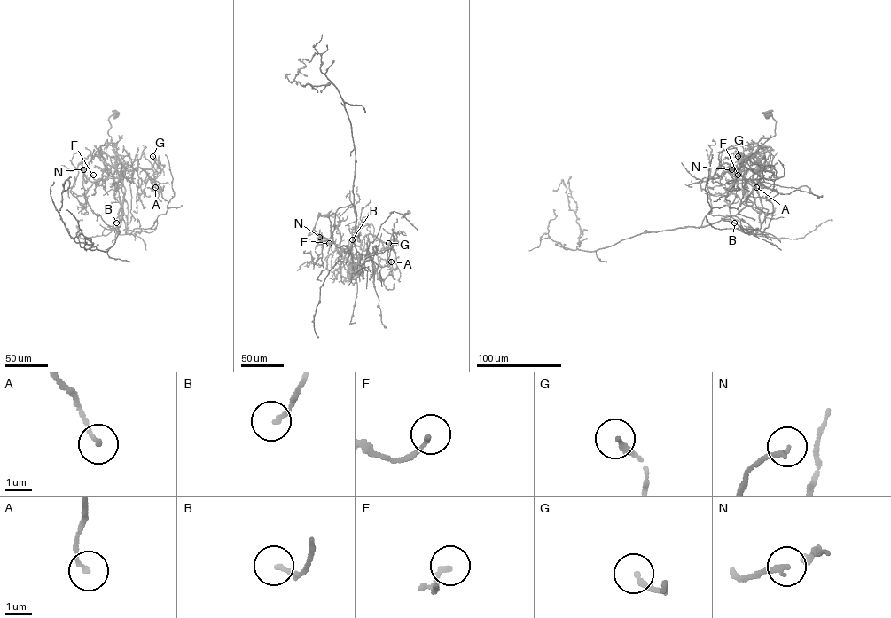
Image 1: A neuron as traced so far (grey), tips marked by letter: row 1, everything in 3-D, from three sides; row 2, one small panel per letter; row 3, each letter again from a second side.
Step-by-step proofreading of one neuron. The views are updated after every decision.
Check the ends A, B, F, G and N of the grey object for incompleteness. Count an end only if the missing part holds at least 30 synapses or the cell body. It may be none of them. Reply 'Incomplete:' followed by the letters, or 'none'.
Incomplete: none

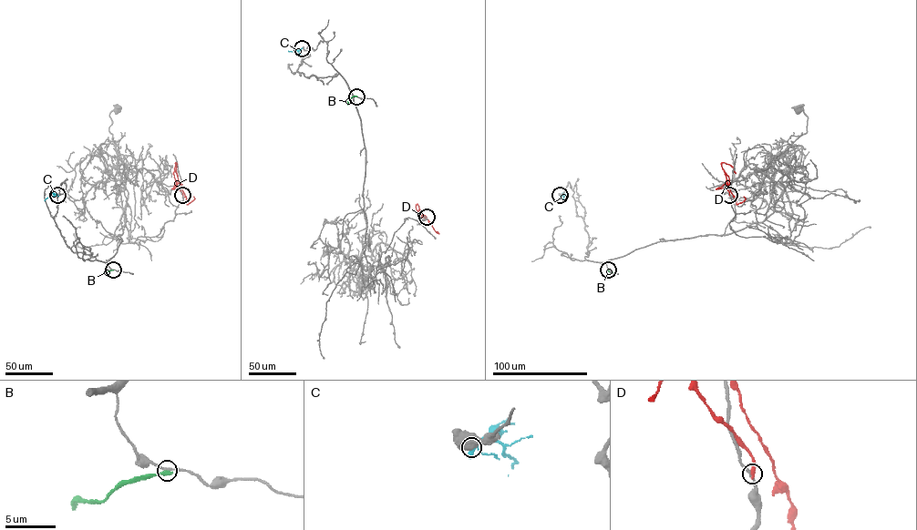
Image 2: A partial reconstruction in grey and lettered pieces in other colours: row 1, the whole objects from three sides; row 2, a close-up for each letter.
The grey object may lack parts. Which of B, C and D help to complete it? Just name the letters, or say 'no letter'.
no letter

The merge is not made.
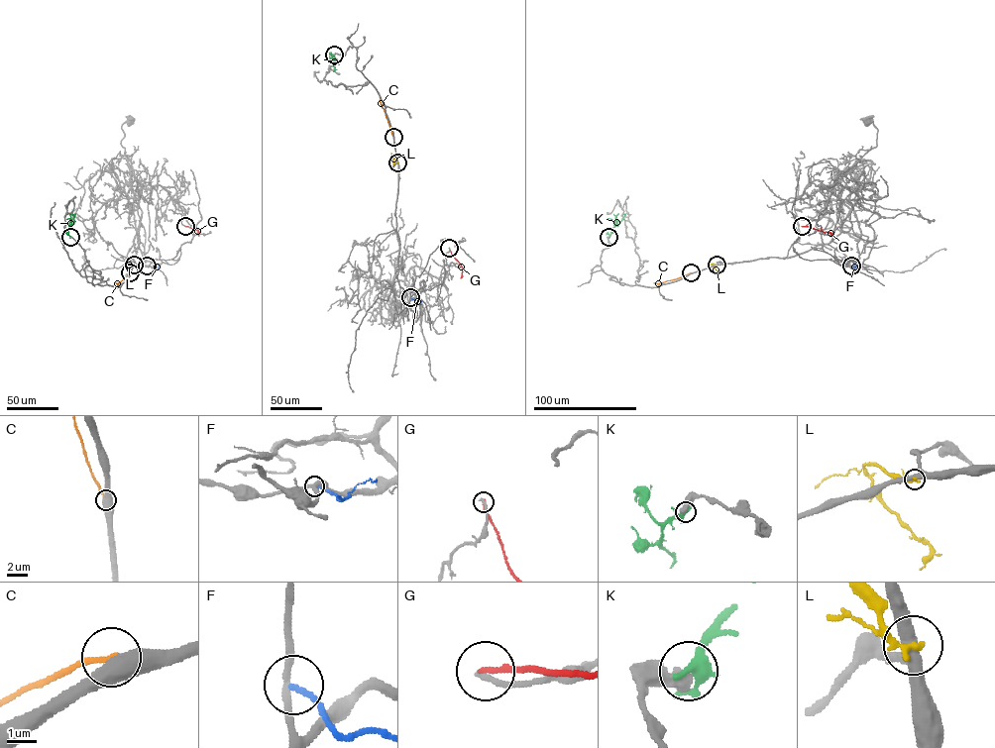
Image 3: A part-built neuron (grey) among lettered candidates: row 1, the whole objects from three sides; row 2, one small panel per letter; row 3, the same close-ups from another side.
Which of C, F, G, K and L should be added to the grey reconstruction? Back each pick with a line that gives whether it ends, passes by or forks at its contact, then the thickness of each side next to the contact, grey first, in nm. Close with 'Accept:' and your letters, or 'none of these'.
Accept: none of these

